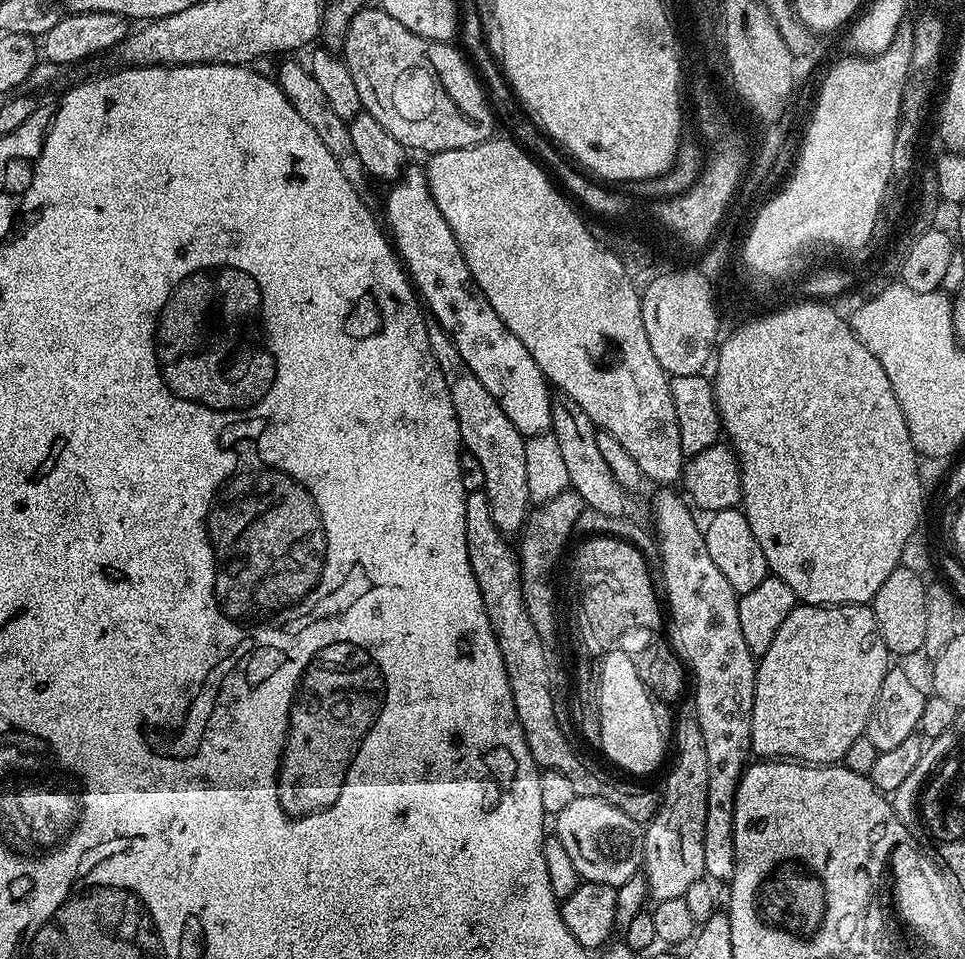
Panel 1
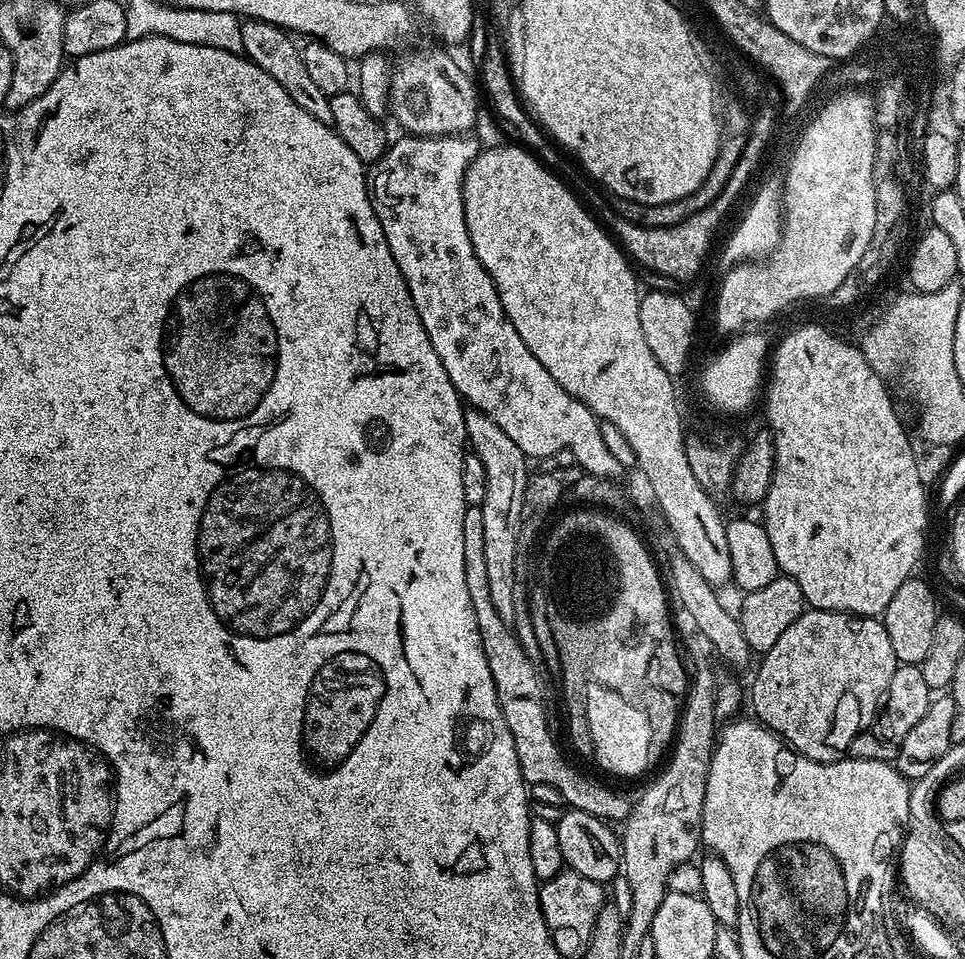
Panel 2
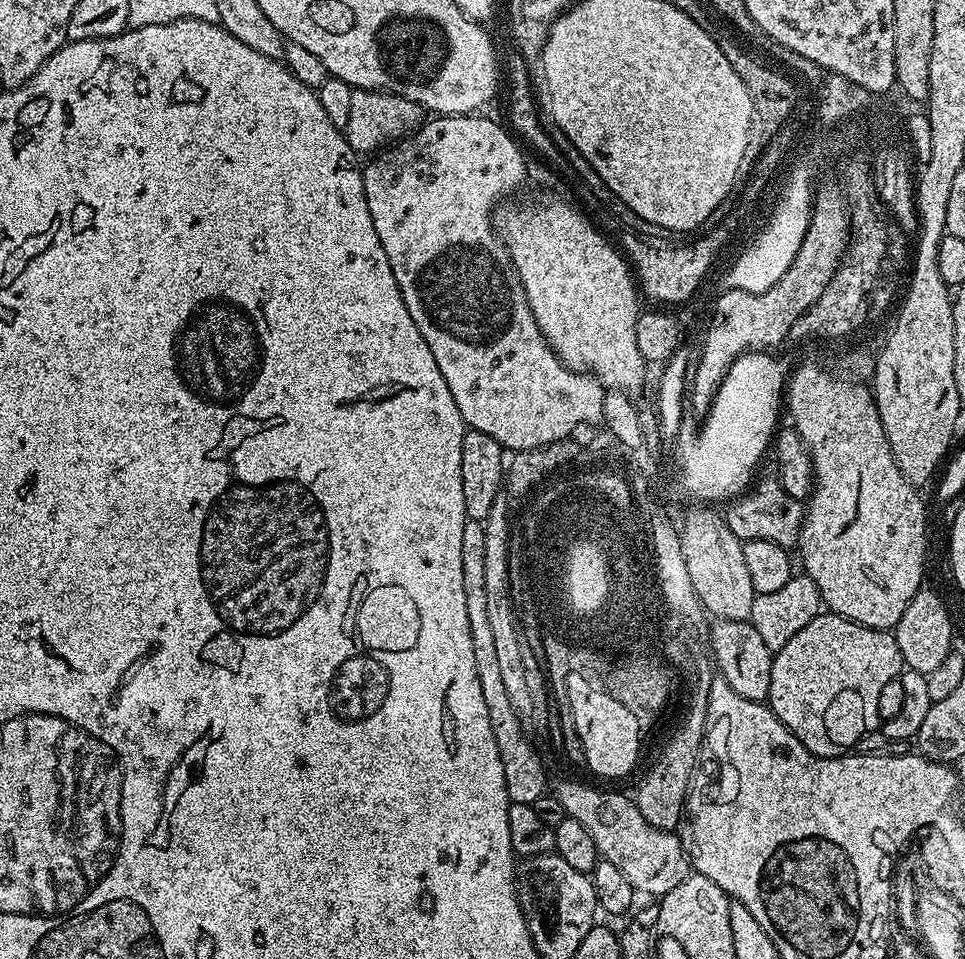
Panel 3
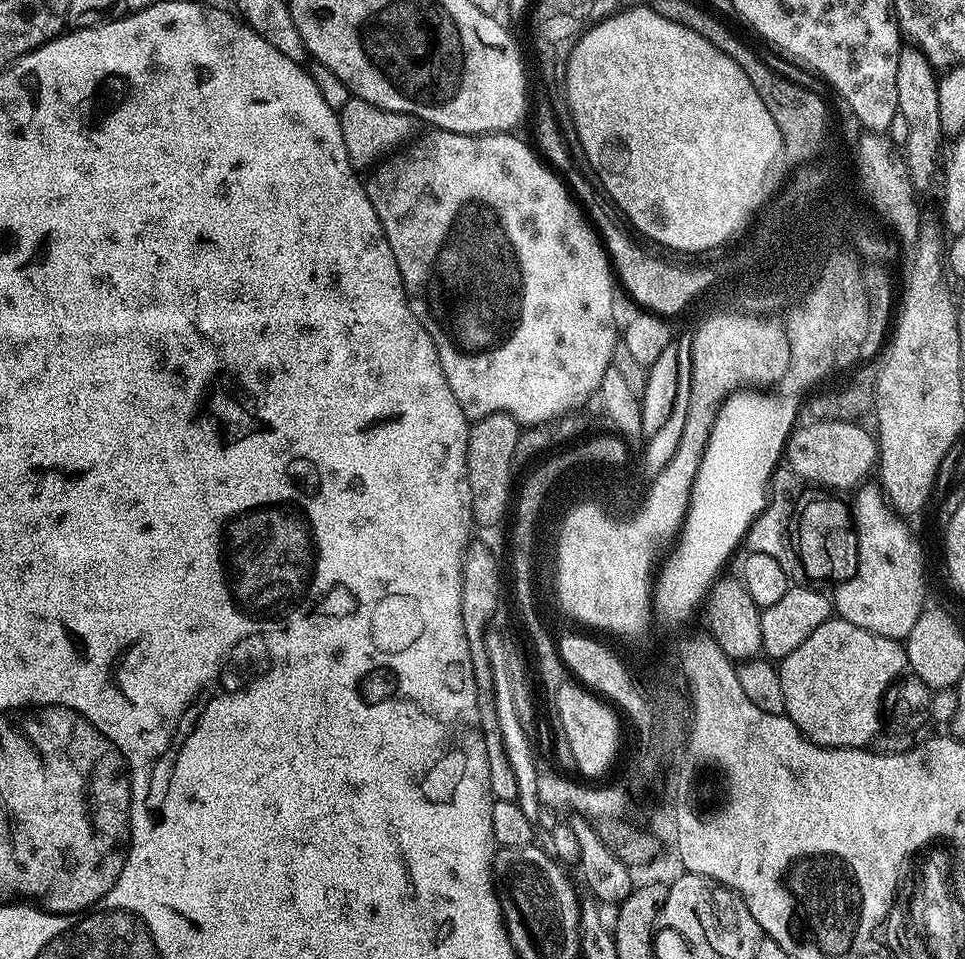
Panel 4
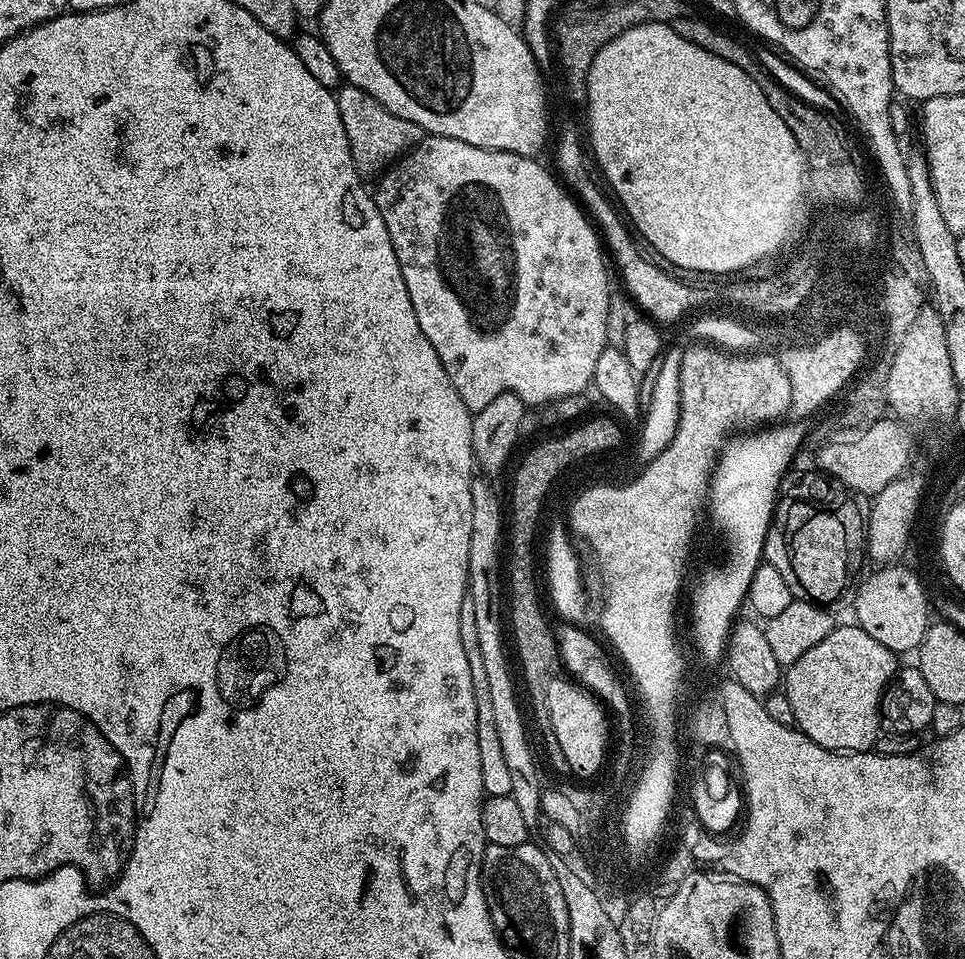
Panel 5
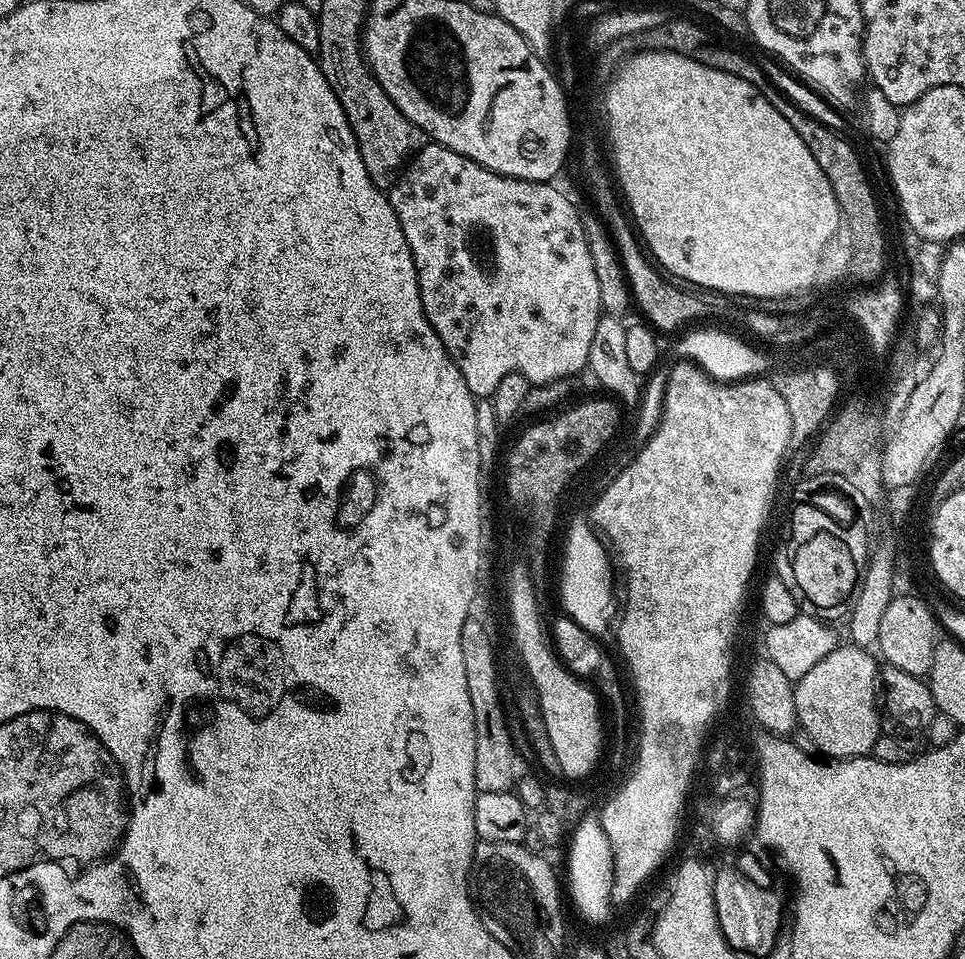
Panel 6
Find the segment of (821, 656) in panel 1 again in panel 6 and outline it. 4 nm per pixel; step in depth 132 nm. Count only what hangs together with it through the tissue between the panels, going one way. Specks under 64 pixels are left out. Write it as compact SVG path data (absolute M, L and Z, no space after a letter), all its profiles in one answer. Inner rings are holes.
M851 642L841 643L818 666L813 666L807 674L795 681L792 693L799 727L806 729L817 743L817 753L828 758L867 756L874 742L882 734L882 716L878 711L878 668L877 657L867 648L858 648Z

